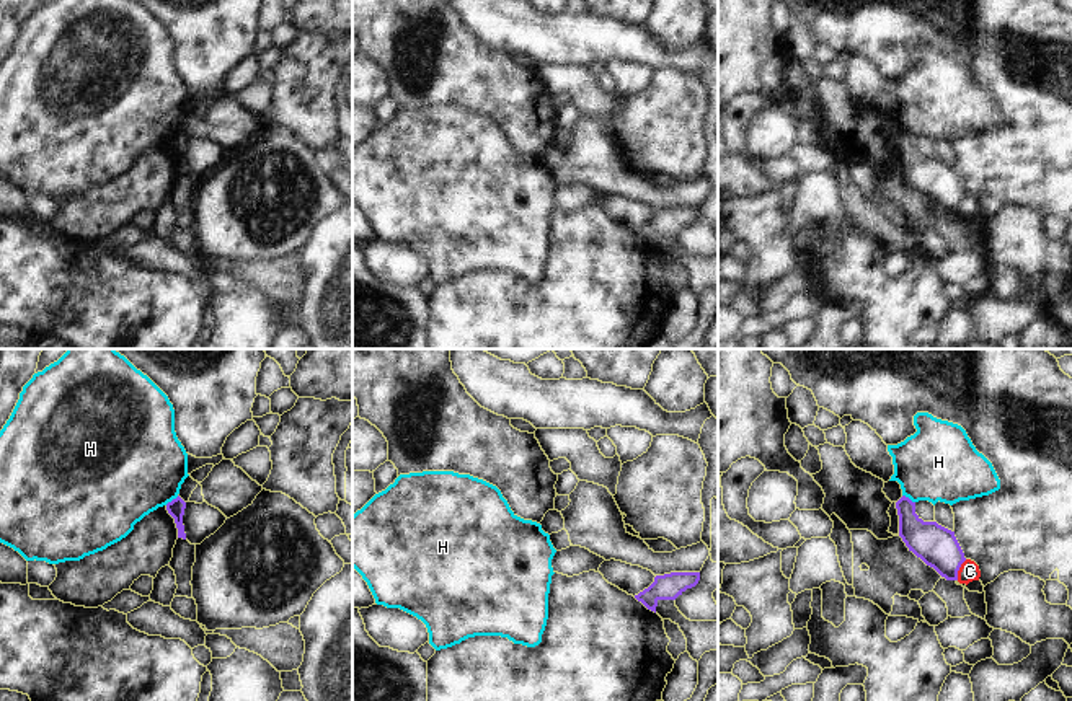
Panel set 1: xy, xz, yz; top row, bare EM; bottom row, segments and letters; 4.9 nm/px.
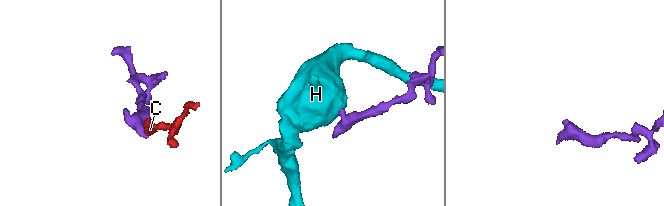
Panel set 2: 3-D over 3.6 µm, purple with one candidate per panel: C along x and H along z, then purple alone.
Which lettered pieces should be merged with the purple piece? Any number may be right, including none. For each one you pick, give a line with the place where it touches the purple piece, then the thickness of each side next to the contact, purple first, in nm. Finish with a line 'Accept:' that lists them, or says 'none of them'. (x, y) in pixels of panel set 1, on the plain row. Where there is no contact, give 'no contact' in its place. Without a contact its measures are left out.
Accept: none of them

